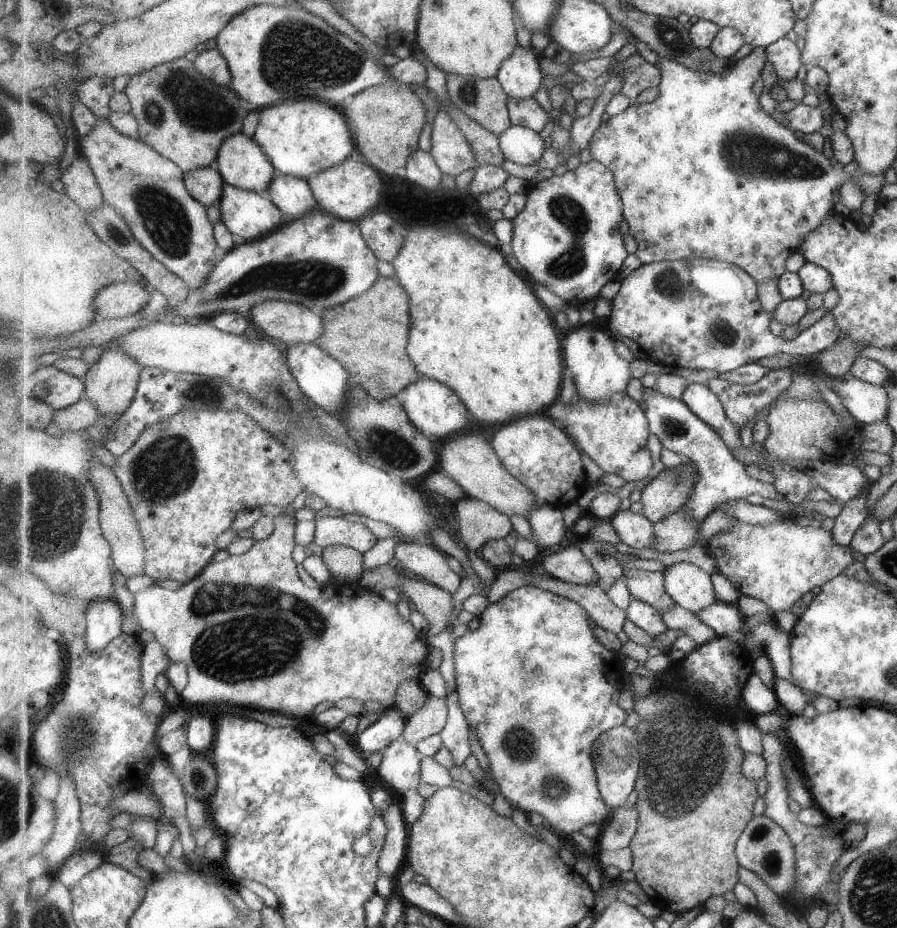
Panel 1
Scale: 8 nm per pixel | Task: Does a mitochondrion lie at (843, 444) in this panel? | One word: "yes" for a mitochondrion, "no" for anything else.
no

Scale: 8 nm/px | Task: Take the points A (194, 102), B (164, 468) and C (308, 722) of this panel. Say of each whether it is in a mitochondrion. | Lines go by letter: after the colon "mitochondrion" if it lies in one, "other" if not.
A: mitochondrion
B: mitochondrion
C: other

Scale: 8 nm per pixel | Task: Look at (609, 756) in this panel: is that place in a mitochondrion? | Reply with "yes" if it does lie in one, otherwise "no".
no

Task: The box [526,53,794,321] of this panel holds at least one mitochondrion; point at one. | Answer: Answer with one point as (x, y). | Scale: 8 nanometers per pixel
(565, 210)

